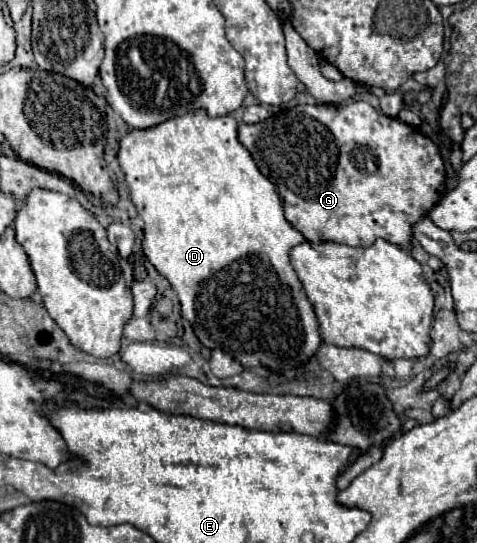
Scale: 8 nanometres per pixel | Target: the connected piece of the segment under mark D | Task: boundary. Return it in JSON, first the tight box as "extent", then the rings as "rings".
{"extent":[118,109,320,373],"rings":[[[194,109],[188,111],[186,115],[166,119],[164,123],[158,123],[148,129],[132,129],[128,131],[122,141],[120,141],[120,151],[118,151],[118,161],[120,169],[124,173],[124,179],[130,189],[130,199],[138,209],[138,215],[144,219],[144,239],[142,239],[142,249],[148,261],[156,267],[160,275],[164,275],[174,293],[180,299],[182,305],[182,315],[192,323],[196,337],[206,345],[208,349],[222,349],[228,355],[232,355],[236,361],[240,361],[244,367],[256,367],[256,365],[266,365],[278,373],[286,373],[290,369],[296,369],[308,357],[312,357],[318,351],[320,345],[320,333],[318,333],[318,319],[316,313],[302,289],[302,283],[290,265],[288,251],[304,241],[304,235],[294,229],[286,217],[284,217],[284,207],[282,199],[278,195],[278,189],[274,183],[270,183],[256,167],[254,159],[250,157],[248,149],[238,141],[238,121],[232,115],[224,117],[210,117],[204,109]]]}

